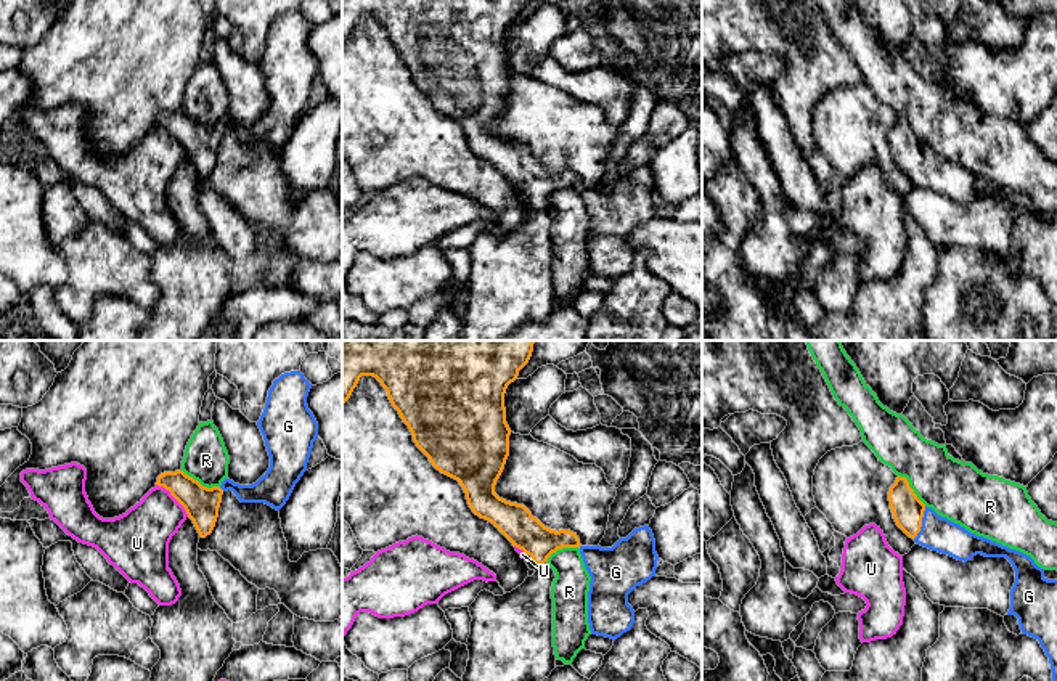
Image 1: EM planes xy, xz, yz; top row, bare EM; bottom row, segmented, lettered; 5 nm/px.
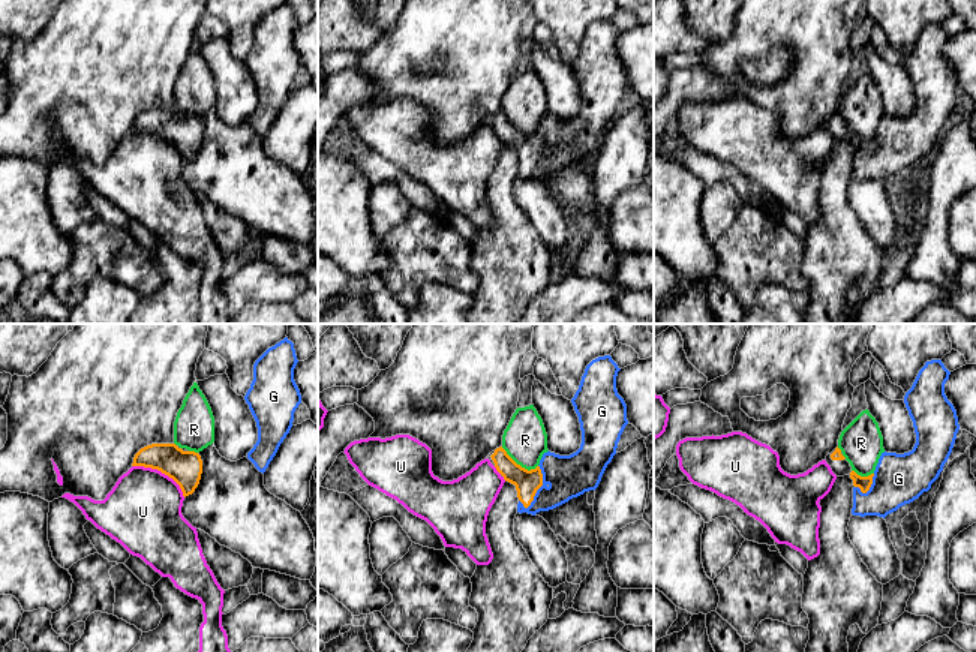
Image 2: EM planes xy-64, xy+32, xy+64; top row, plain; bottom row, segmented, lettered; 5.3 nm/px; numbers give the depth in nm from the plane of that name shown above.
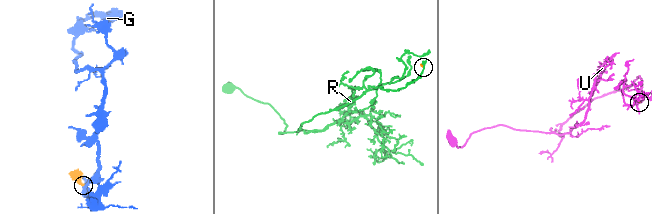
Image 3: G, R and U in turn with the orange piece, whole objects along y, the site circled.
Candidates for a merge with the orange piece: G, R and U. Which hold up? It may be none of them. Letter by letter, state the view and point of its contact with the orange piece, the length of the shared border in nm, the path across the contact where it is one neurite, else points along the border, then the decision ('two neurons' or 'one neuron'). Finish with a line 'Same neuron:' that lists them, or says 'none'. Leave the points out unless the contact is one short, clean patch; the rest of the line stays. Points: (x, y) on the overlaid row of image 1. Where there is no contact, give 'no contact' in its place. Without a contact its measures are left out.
G: meets orange in yz at (921, 522); contact 180 nm long; runs through yz (908, 509), (921, 522), (938, 534); one neuron
R: meets orange in xy at (198, 482); contact 220 nm long; border along xy (180, 469), (203, 485), (219, 487); two neurons
U: meets orange in xy at (174, 497); contact 240 nm long; border along xy (156, 484), (163, 485), (188, 516); two neurons
Same neuron: G

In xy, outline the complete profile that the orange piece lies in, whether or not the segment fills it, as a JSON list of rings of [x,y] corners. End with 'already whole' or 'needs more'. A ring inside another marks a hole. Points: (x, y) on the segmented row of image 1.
[[[300,371],[281,374],[268,390],[265,410],[257,422],[270,456],[268,471],[252,485],[225,479],[220,487],[202,487],[183,471],[164,472],[156,485],[164,487],[185,508],[201,538],[212,533],[222,495],[231,490],[241,503],[265,503],[280,511],[307,463],[318,437],[318,422],[308,410],[312,384]]]; needs more

